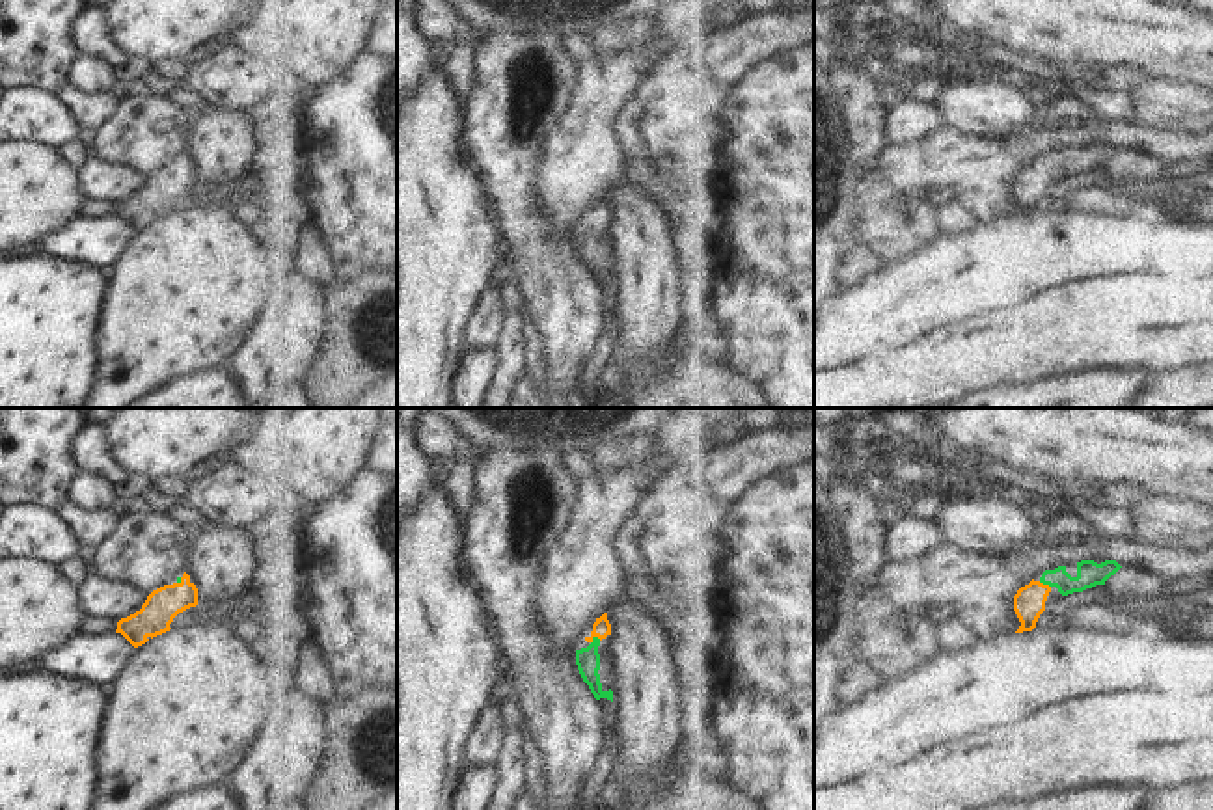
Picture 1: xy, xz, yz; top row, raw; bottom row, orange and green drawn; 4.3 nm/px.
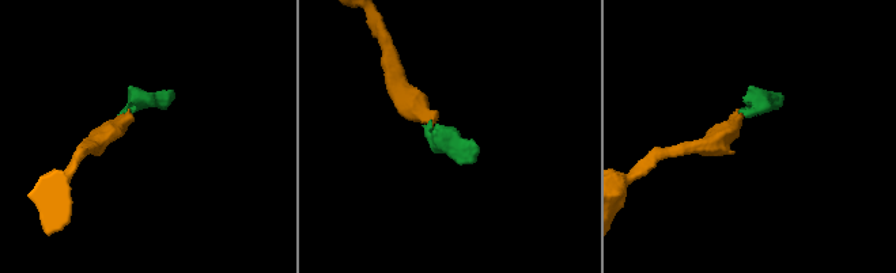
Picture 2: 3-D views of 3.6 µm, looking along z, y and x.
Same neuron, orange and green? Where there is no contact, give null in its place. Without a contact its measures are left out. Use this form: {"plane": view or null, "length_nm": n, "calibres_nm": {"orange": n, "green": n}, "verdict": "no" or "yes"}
{"plane": "xz", "length_nm": 50, "calibres_nm": {"orange": 80, "green": 110}, "verdict": "yes"}

